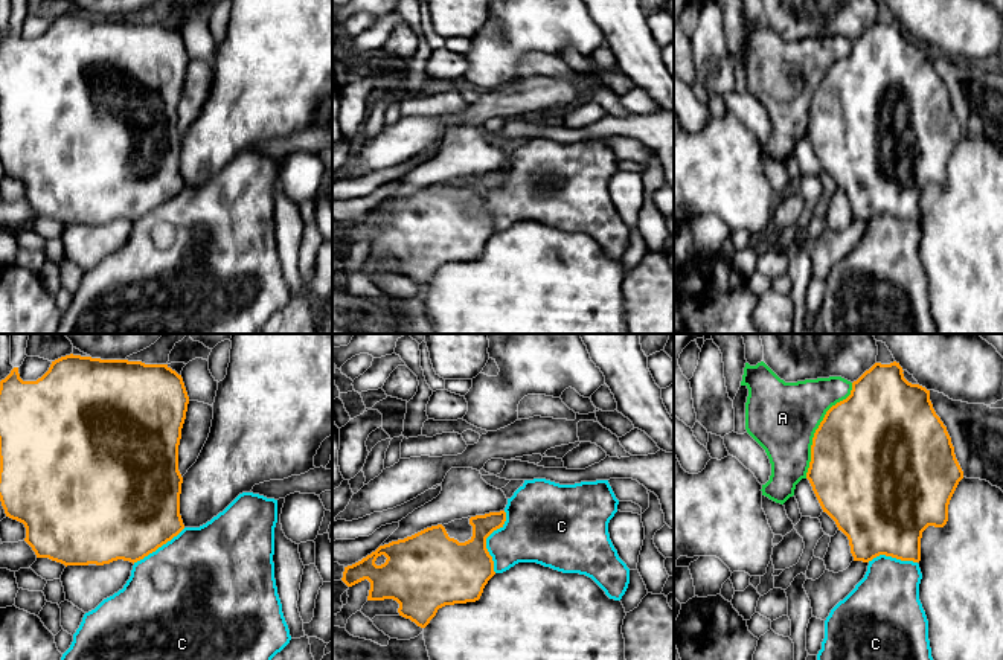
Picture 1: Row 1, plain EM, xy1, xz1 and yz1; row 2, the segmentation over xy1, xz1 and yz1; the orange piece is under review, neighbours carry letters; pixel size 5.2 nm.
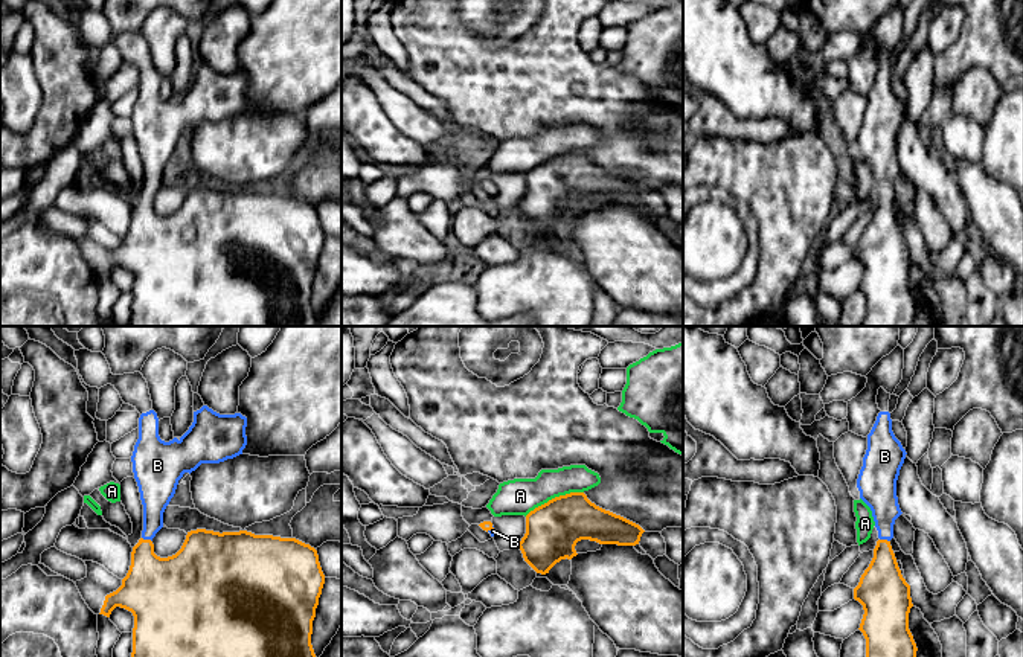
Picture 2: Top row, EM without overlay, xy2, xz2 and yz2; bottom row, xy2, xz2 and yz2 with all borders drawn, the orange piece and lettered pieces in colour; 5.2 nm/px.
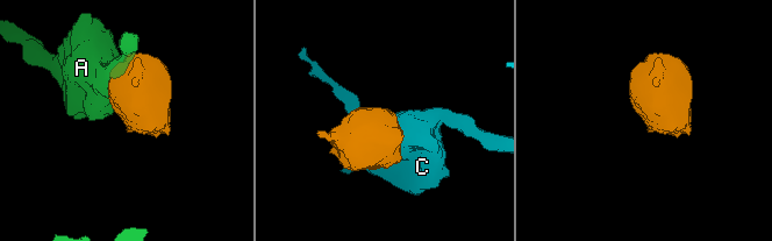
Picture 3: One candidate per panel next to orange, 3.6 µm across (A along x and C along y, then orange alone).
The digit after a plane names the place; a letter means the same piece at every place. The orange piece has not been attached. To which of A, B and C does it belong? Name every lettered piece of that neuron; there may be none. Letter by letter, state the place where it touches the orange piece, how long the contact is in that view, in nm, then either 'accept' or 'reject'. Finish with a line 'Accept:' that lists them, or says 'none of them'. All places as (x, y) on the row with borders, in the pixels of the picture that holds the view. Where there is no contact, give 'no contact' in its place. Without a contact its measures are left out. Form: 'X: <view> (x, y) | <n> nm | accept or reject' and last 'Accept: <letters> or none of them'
A: yz1 (817, 429) | 550 nm | reject
B: xy2 (147, 540) | 60 nm | accept
C: xz1 (485, 541) | 340 nm | reject
Accept: B

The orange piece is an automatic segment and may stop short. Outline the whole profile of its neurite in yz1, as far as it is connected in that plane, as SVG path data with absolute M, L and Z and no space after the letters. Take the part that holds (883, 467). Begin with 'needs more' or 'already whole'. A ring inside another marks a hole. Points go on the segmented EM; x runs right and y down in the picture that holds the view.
already whole | M875 363L857 381L851 395L832 405L814 433L806 473L823 509L851 546L854 561L869 562L880 555L901 561L921 561L921 538L928 526L944 527L950 500L963 479L947 427L936 415L930 390L904 378L902 367Z

